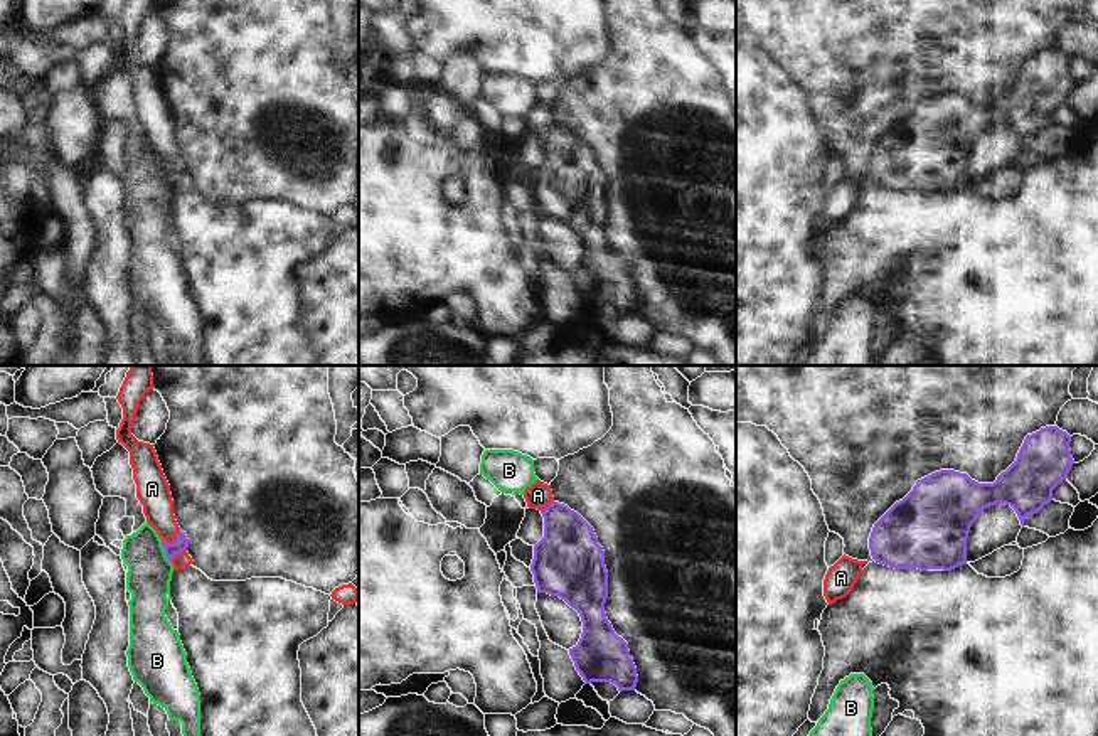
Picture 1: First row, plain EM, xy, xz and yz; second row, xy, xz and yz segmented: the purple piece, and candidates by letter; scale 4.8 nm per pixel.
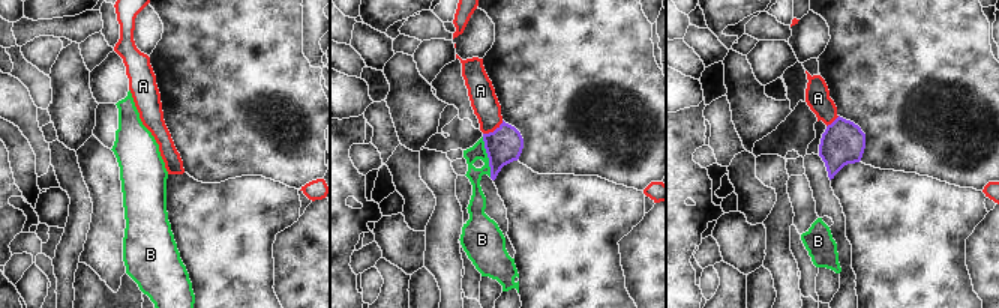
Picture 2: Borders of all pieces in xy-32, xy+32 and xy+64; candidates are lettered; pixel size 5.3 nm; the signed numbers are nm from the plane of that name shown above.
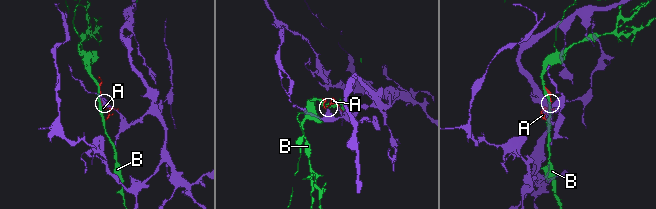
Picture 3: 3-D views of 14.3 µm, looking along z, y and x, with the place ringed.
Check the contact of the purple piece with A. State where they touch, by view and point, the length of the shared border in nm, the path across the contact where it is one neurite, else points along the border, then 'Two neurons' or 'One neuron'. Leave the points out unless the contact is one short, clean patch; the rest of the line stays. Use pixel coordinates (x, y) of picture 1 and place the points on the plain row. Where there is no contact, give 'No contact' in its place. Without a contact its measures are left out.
Touches purple at xy (175, 164). Shared border 100 nm. Boundary: xy (179, 152), (172, 165), (162, 162). Two neurons.

